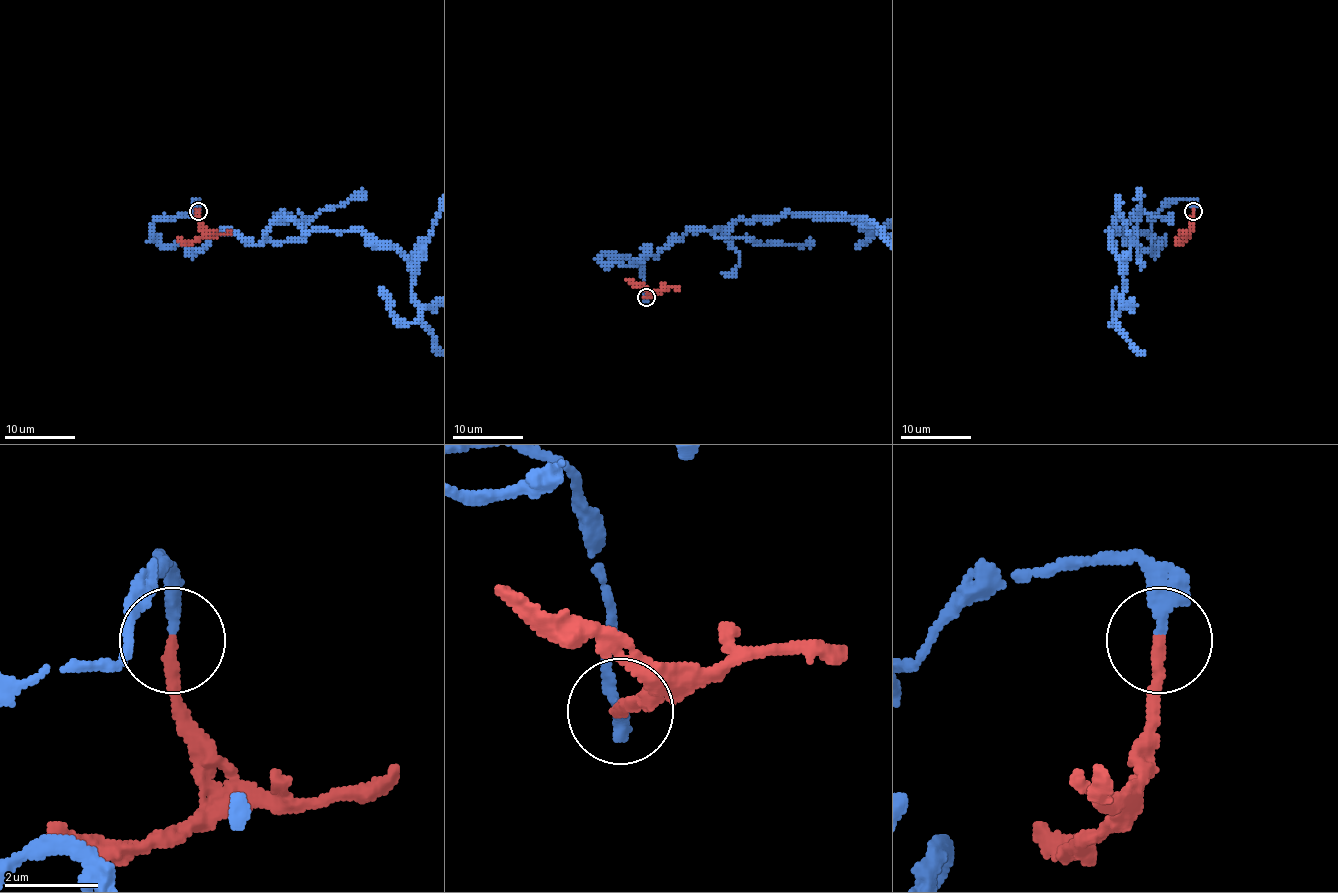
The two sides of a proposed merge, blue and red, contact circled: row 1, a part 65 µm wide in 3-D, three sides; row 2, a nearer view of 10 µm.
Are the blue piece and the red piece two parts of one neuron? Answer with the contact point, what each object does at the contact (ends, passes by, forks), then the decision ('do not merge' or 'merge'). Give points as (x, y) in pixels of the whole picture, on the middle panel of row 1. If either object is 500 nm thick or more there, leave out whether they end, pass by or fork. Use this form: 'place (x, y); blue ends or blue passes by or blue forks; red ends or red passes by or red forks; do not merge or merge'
place (646, 297); blue ends; red ends; merge

